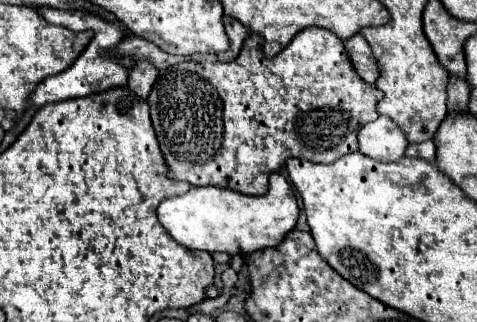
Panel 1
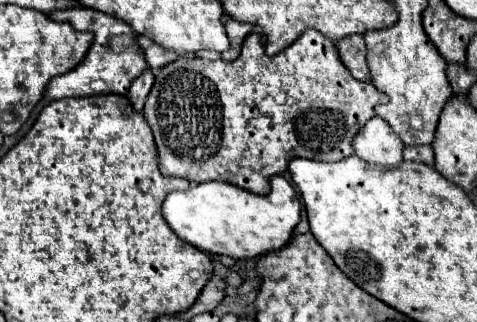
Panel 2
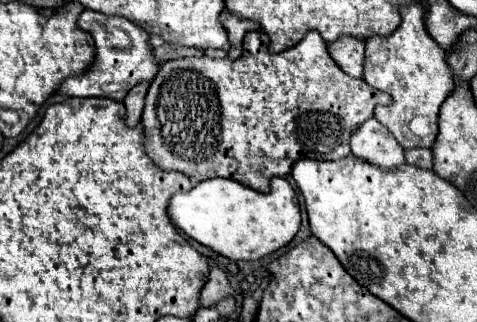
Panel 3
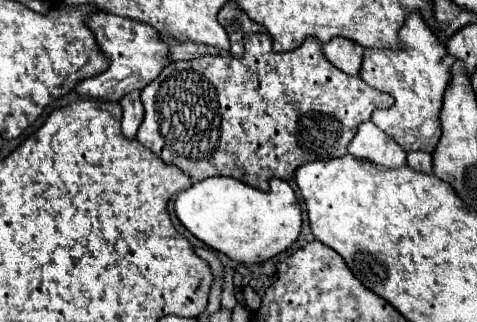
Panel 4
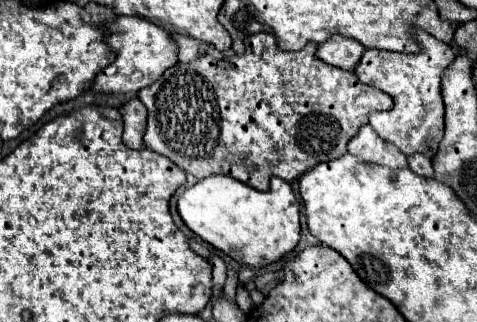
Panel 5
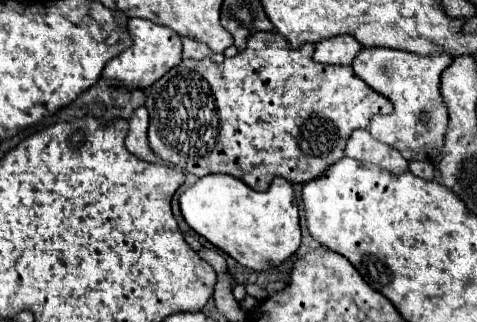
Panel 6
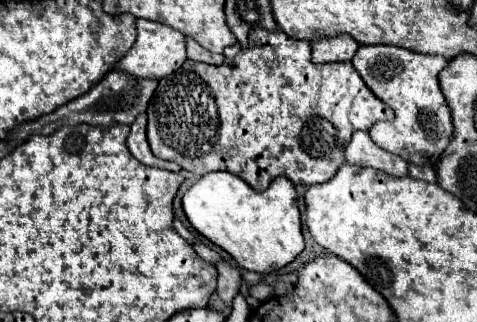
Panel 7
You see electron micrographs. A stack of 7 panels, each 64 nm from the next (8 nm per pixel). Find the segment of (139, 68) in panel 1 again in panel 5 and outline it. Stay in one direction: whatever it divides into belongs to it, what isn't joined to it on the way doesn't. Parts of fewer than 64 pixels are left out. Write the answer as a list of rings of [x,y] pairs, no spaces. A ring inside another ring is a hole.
[[[138,98],[124,104],[124,144],[132,150],[144,148],[144,128],[146,128],[146,108]]]

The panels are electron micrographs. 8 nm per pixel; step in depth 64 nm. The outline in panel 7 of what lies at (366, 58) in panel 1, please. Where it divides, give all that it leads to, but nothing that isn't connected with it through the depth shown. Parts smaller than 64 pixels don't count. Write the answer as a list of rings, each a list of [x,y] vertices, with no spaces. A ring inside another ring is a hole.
[[[340,34],[334,38],[320,38],[320,40],[310,42],[310,46],[312,46],[314,64],[350,62],[358,50],[358,42],[348,34]]]

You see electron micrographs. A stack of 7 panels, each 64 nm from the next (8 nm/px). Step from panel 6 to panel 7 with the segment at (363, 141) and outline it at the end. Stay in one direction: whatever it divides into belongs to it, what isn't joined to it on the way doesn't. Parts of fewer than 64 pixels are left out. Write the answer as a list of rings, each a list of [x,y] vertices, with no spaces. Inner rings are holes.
[[[354,132],[350,144],[346,146],[346,162],[356,166],[368,166],[380,172],[386,172],[388,176],[406,176],[408,174],[408,162],[402,160],[396,154],[390,154],[382,148],[378,148],[368,132]]]

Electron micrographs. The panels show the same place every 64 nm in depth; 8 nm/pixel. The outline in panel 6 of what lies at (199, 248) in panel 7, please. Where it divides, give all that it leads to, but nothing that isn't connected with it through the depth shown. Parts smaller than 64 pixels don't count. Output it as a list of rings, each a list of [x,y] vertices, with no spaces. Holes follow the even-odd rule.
[[[202,248],[202,250],[198,250],[198,256],[200,256],[202,260],[206,260],[206,262],[216,270],[216,274],[224,272],[224,268],[226,268],[226,260],[224,260],[224,256],[222,256],[222,254],[218,254],[216,250]]]

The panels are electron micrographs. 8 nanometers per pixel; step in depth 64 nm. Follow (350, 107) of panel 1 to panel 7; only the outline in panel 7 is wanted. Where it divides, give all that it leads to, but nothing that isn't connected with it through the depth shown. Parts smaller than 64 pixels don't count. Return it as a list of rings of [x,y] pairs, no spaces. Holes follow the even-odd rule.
[[[254,28],[250,32],[250,48],[240,50],[234,58],[226,58],[224,64],[220,66],[210,66],[204,62],[194,62],[194,60],[186,60],[182,68],[178,68],[172,74],[164,76],[164,80],[160,80],[154,98],[150,100],[148,106],[148,126],[146,126],[146,136],[148,136],[148,144],[152,148],[152,152],[162,158],[162,160],[172,160],[176,164],[180,164],[182,170],[188,170],[192,174],[208,174],[208,172],[216,172],[216,170],[226,170],[230,174],[240,176],[244,182],[248,182],[254,190],[266,190],[270,186],[270,182],[276,176],[286,176],[290,178],[294,184],[322,184],[328,182],[336,168],[340,168],[340,164],[344,164],[344,148],[348,146],[350,136],[356,130],[370,130],[374,122],[378,120],[392,120],[394,110],[388,108],[380,98],[372,96],[372,92],[366,88],[366,84],[362,82],[362,78],[358,76],[358,72],[354,70],[354,66],[350,62],[334,62],[334,64],[312,64],[310,62],[310,44],[308,42],[300,42],[300,40],[292,40],[288,36],[284,36],[284,32],[268,32],[262,28]]]

